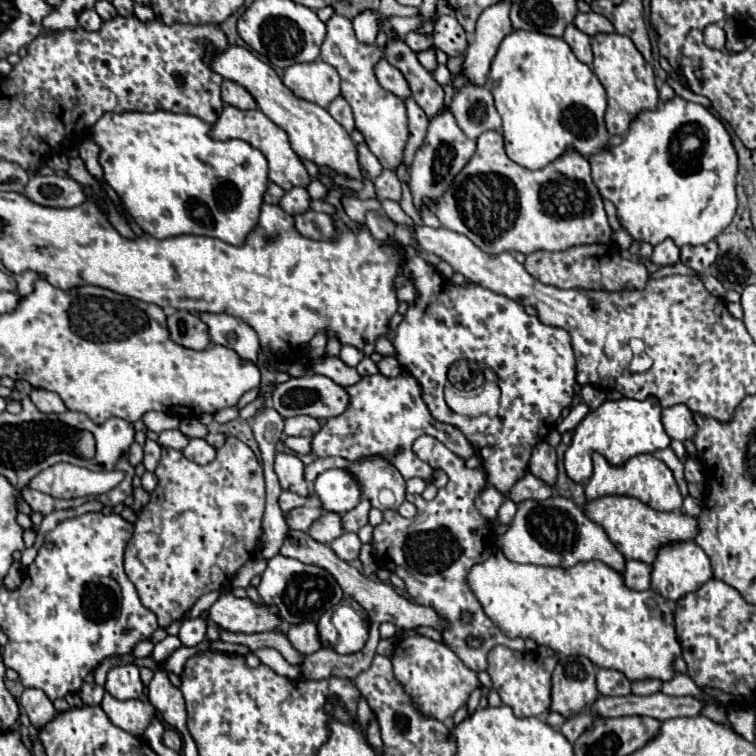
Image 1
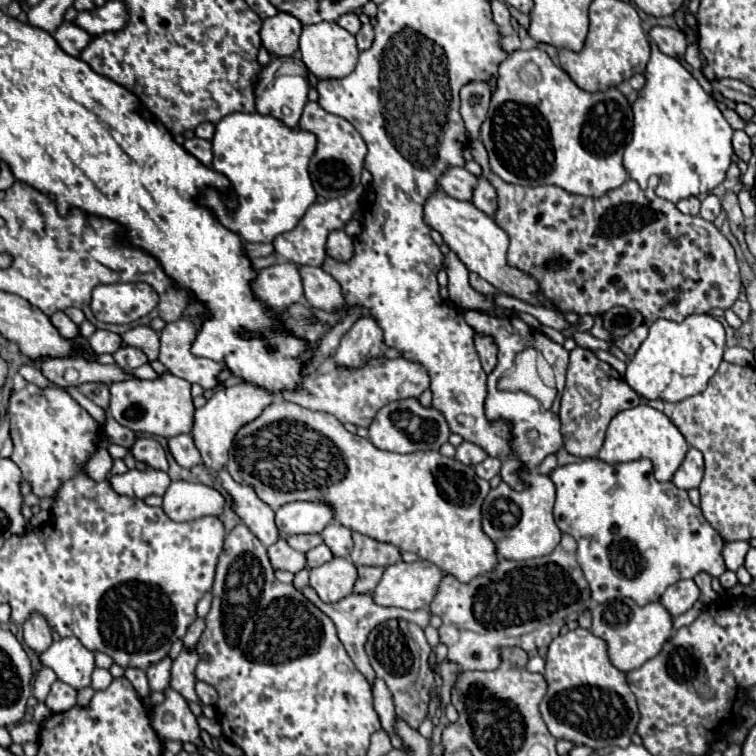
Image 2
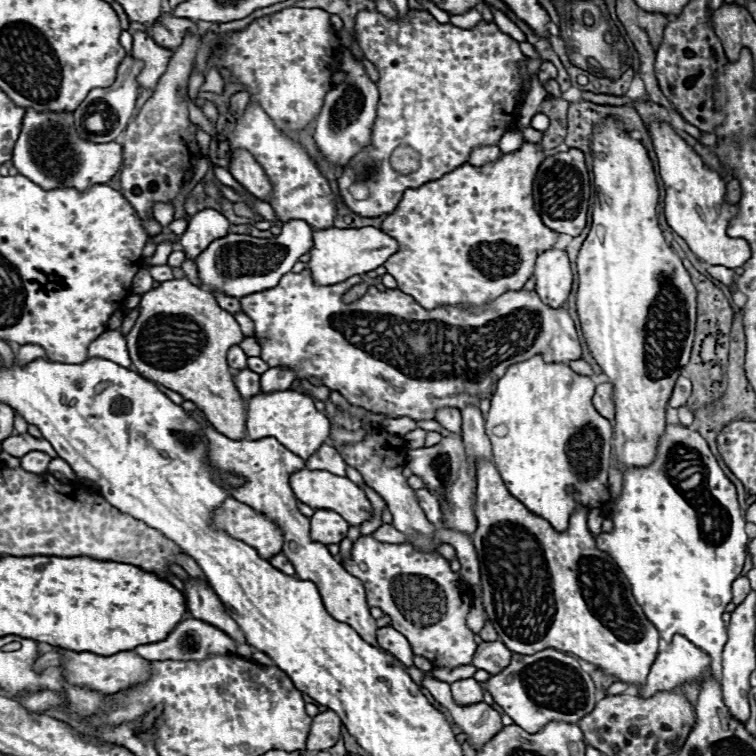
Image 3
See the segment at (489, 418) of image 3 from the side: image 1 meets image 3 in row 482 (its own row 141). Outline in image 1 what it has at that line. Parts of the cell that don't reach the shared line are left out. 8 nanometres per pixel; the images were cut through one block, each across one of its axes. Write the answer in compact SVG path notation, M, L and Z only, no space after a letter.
M528 30L508 34L492 60L486 86L494 94L504 122L506 154L524 168L544 168L568 146L590 156L608 144L610 134L604 126L606 90L596 74L574 56L564 38Z

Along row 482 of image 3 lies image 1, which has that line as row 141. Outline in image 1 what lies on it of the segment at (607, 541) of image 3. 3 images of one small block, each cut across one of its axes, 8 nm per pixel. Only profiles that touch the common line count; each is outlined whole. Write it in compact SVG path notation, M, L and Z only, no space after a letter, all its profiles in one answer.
M682 96L660 102L656 110L640 112L632 120L630 130L620 146L608 146L588 160L598 192L602 198L614 202L622 228L626 228L638 242L656 246L662 240L672 238L678 248L686 244L706 244L714 240L736 216L738 154L732 138L720 118L716 118L708 108L688 102Z

